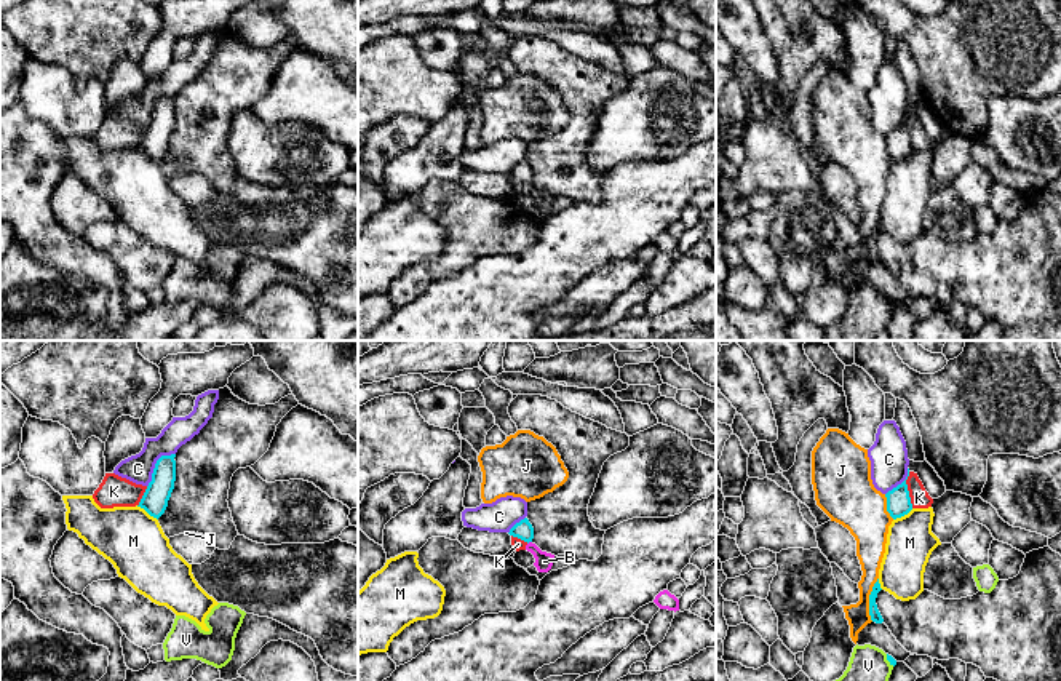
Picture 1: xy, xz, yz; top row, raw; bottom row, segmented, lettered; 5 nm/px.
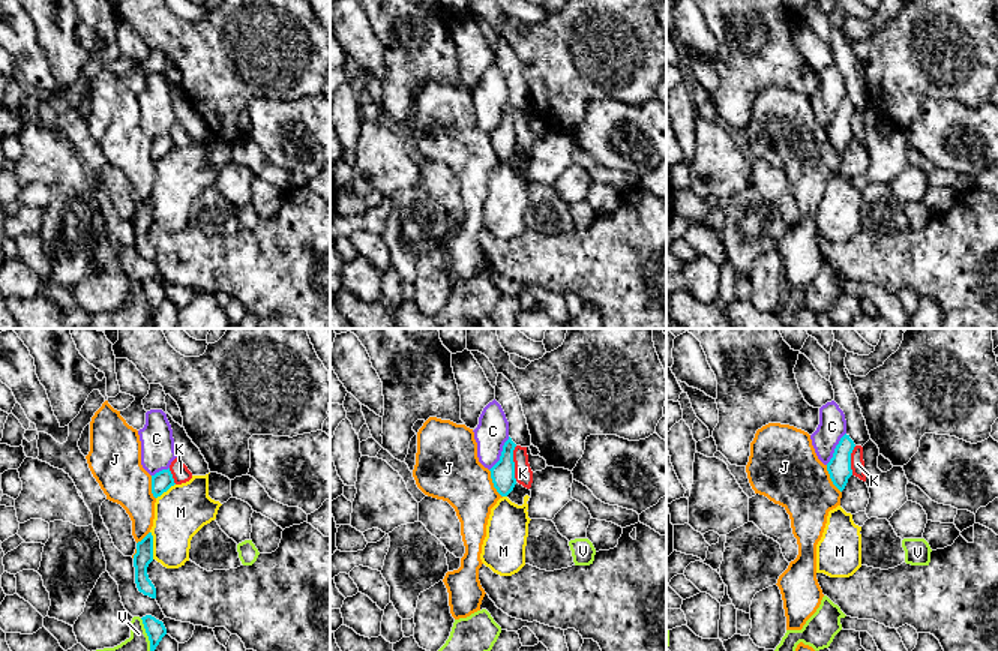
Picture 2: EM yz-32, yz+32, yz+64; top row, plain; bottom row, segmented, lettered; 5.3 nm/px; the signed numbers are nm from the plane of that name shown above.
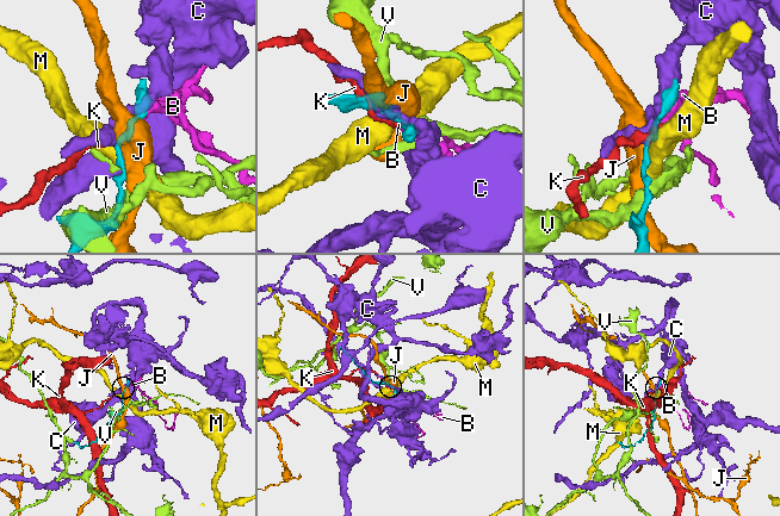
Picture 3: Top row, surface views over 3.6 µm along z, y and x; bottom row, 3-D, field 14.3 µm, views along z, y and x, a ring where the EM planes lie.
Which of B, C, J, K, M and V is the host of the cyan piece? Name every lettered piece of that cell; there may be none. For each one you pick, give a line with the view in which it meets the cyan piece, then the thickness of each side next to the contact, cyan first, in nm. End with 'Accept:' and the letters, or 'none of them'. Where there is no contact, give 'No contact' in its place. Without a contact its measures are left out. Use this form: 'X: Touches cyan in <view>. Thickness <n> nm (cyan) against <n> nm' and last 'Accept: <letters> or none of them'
K: Touches cyan in yz. Thickness 130 nm (cyan) against 100 nm
Accept: K

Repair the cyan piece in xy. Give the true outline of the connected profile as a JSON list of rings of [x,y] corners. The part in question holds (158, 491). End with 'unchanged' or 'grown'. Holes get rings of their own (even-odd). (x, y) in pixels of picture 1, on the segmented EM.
[[[176,454],[161,456],[147,486],[136,484],[115,473],[105,473],[93,499],[101,508],[141,507],[150,516],[160,518],[171,497],[176,481]]] | grown

